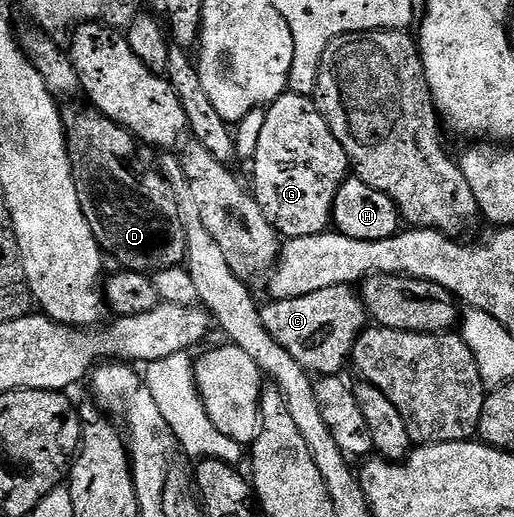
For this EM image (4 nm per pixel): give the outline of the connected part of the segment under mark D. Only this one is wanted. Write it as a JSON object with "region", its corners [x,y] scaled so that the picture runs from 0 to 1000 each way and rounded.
{"region":[[[138,195],[121,205],[123,251],[130,255],[130,290],[138,294],[138,325],[156,364],[158,400],[195,482],[202,491],[216,495],[218,489],[239,511],[233,515],[241,522],[259,528],[300,532],[317,520],[354,515],[364,501],[364,456],[339,369],[305,329],[276,327],[261,311],[267,273],[251,251],[216,234],[179,201],[150,197]]]}

